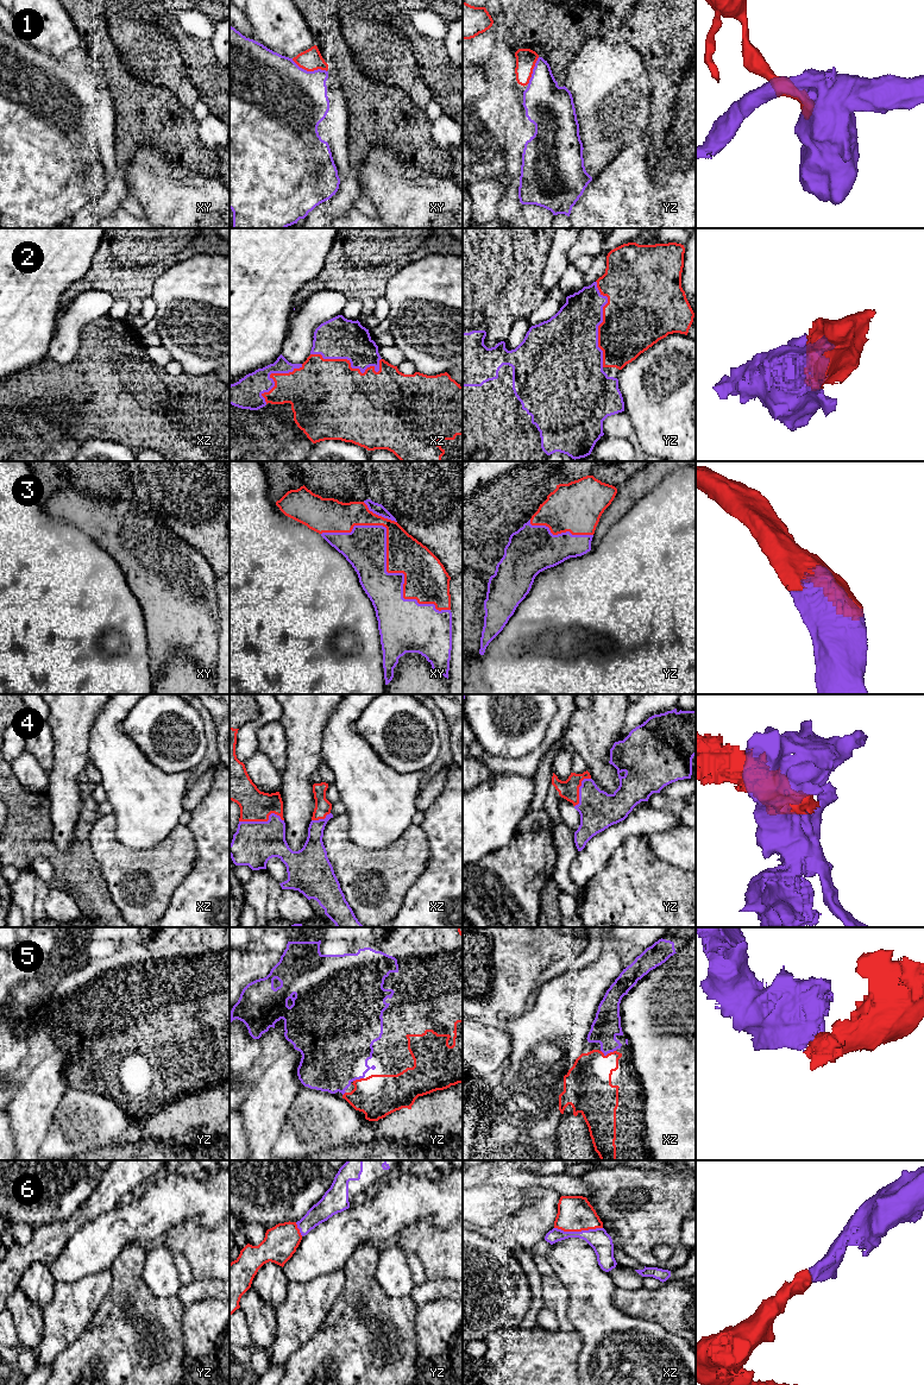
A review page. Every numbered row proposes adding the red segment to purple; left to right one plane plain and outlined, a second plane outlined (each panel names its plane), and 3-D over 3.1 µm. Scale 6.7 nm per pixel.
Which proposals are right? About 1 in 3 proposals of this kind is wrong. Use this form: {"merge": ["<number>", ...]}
{"merge": ["2", "3", "4", "5", "6"]}

